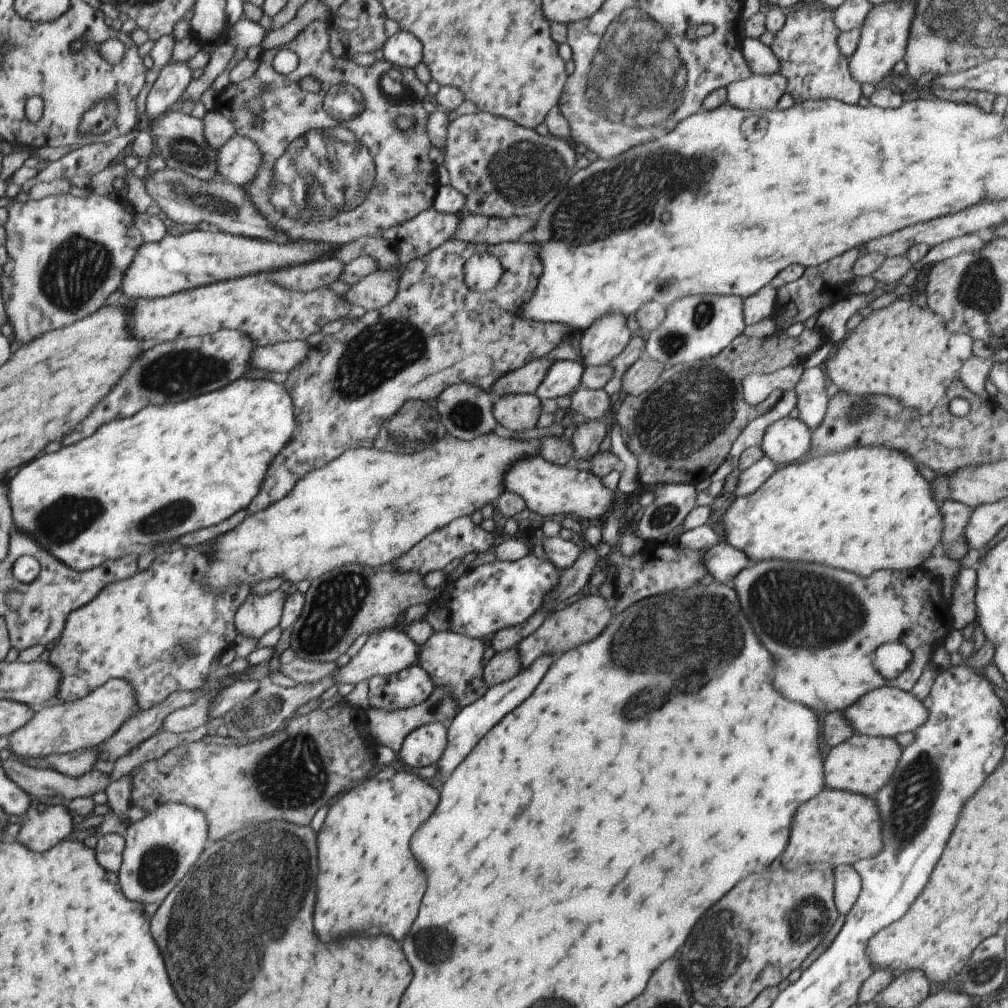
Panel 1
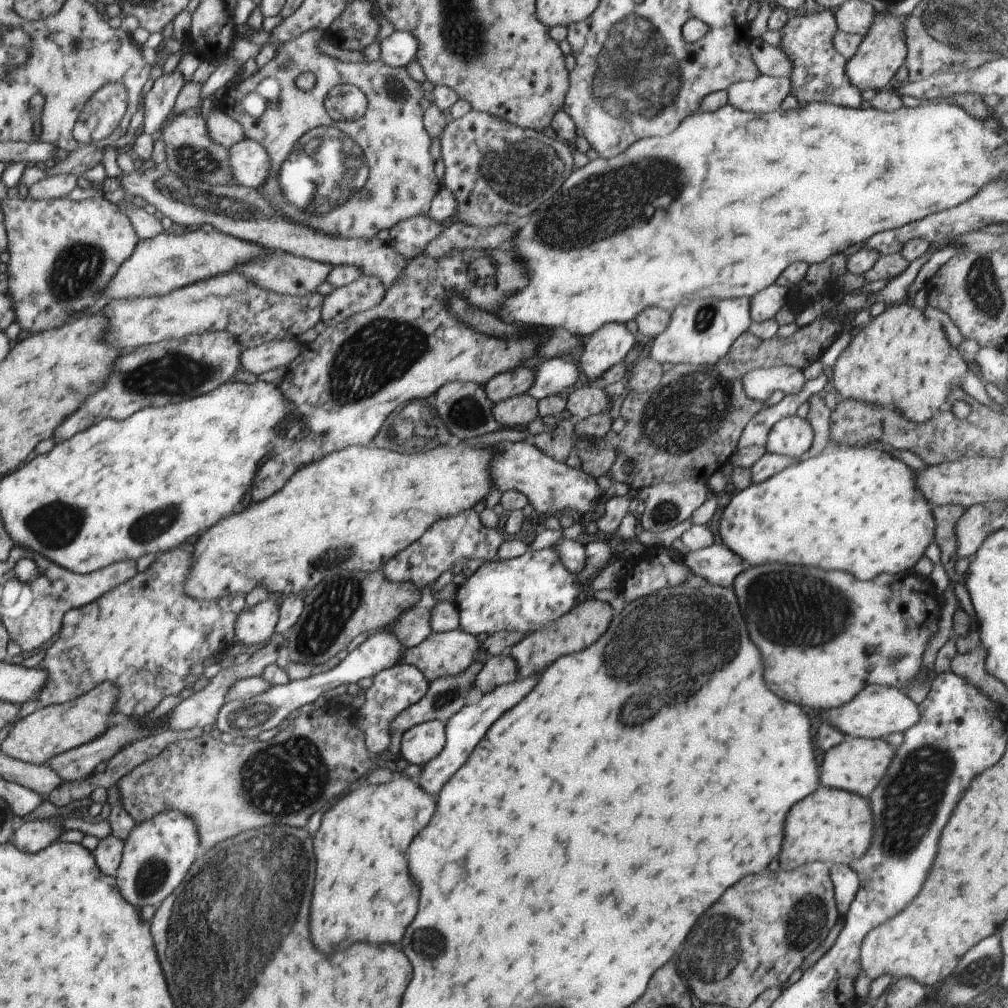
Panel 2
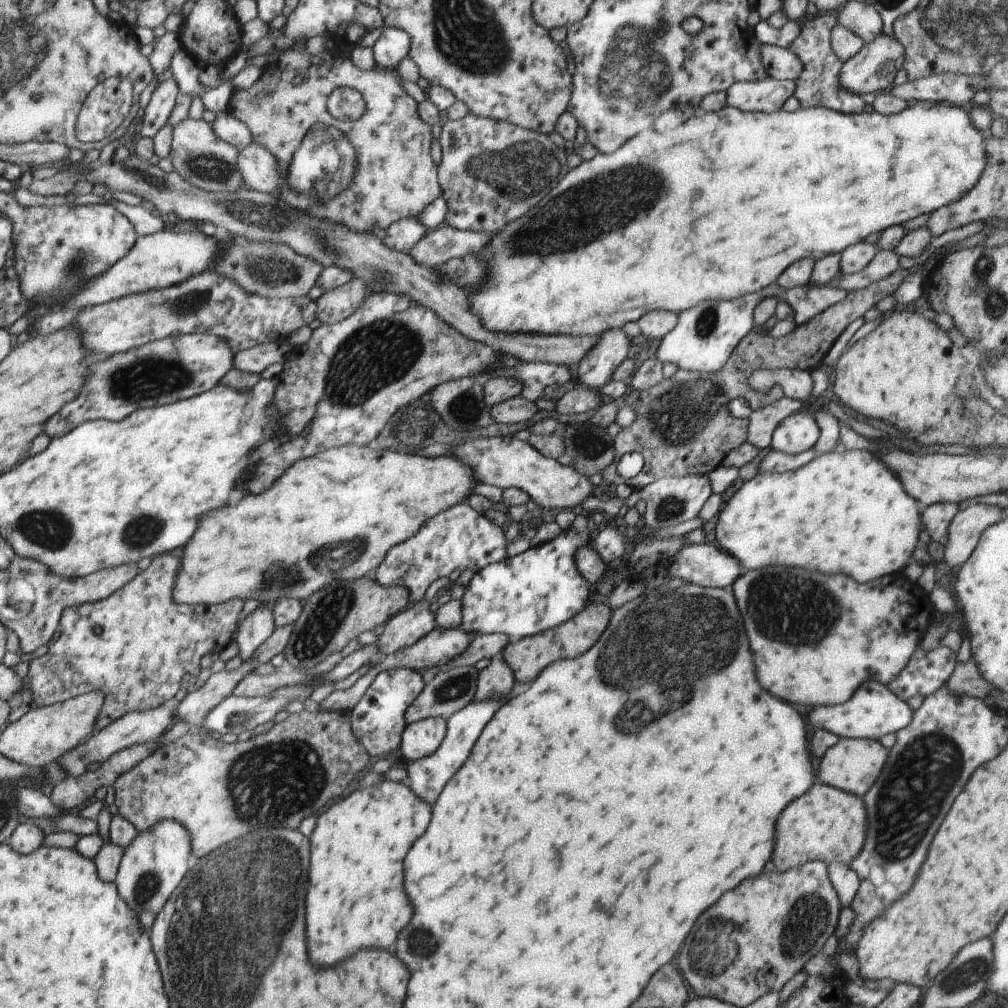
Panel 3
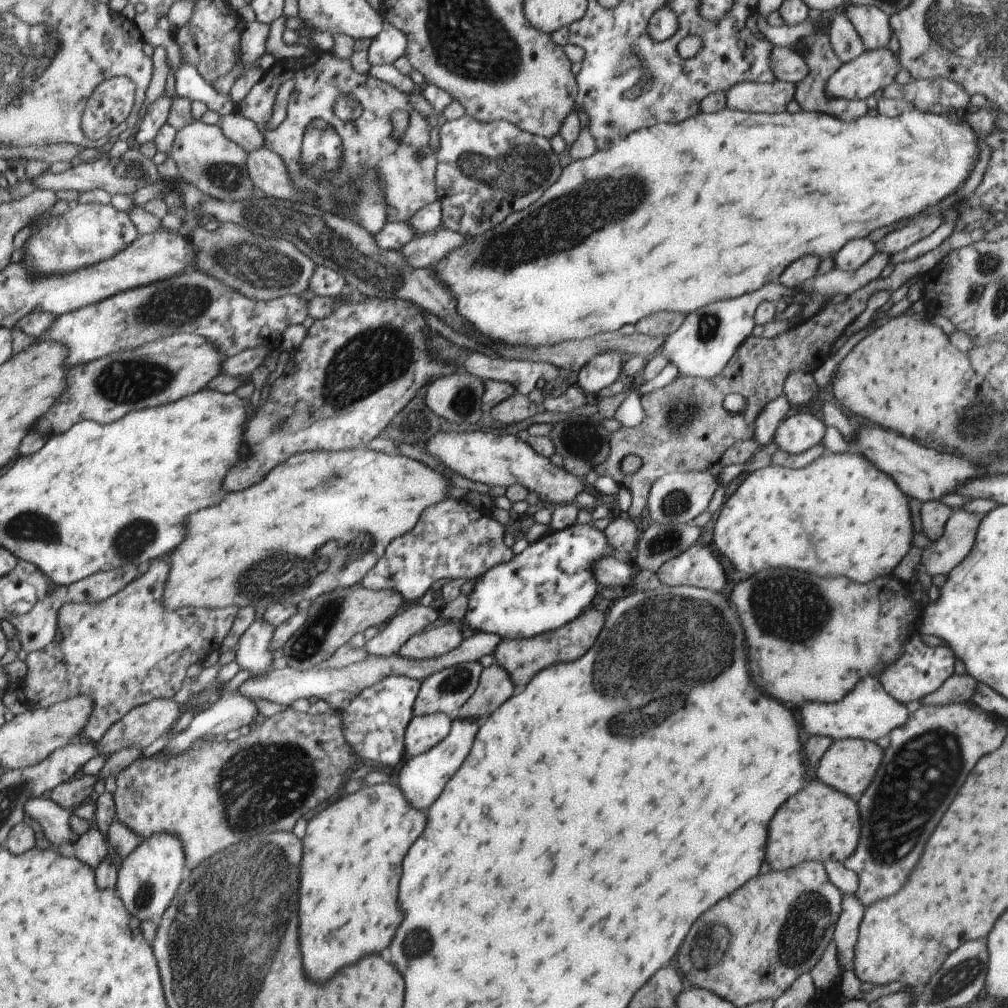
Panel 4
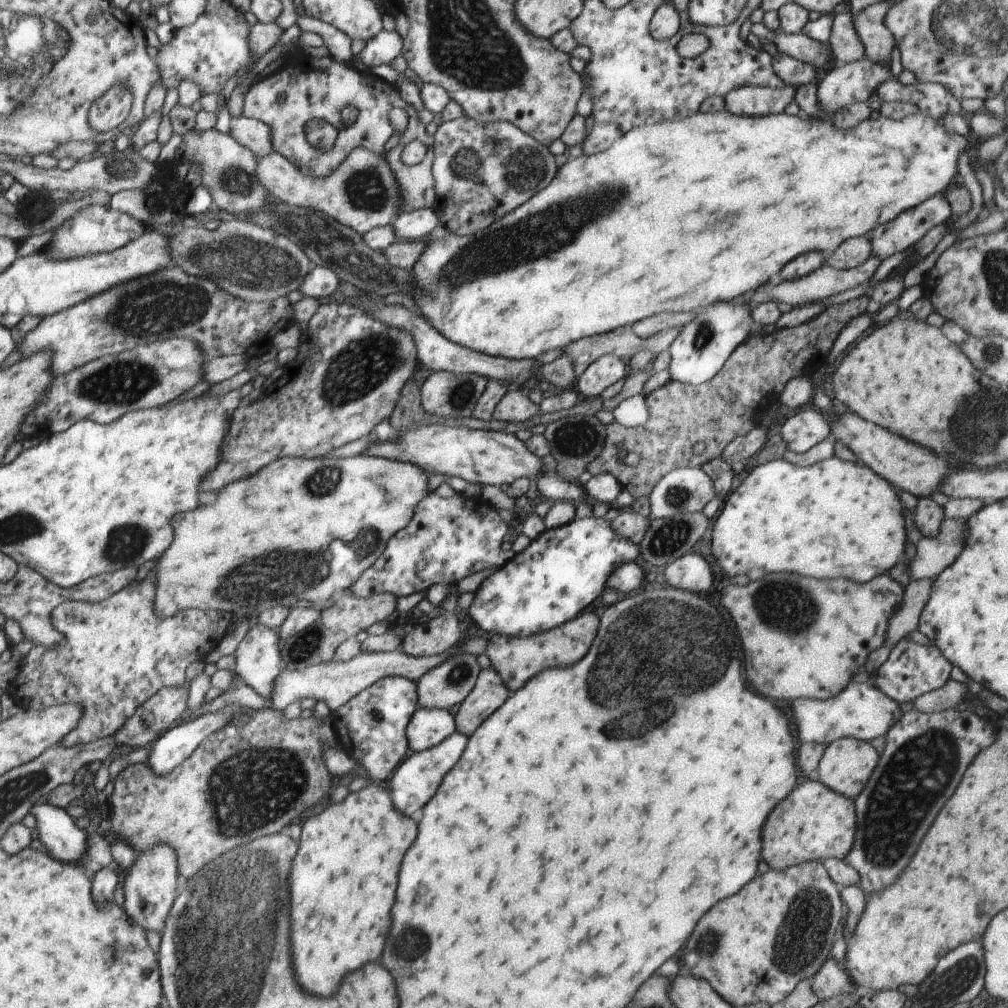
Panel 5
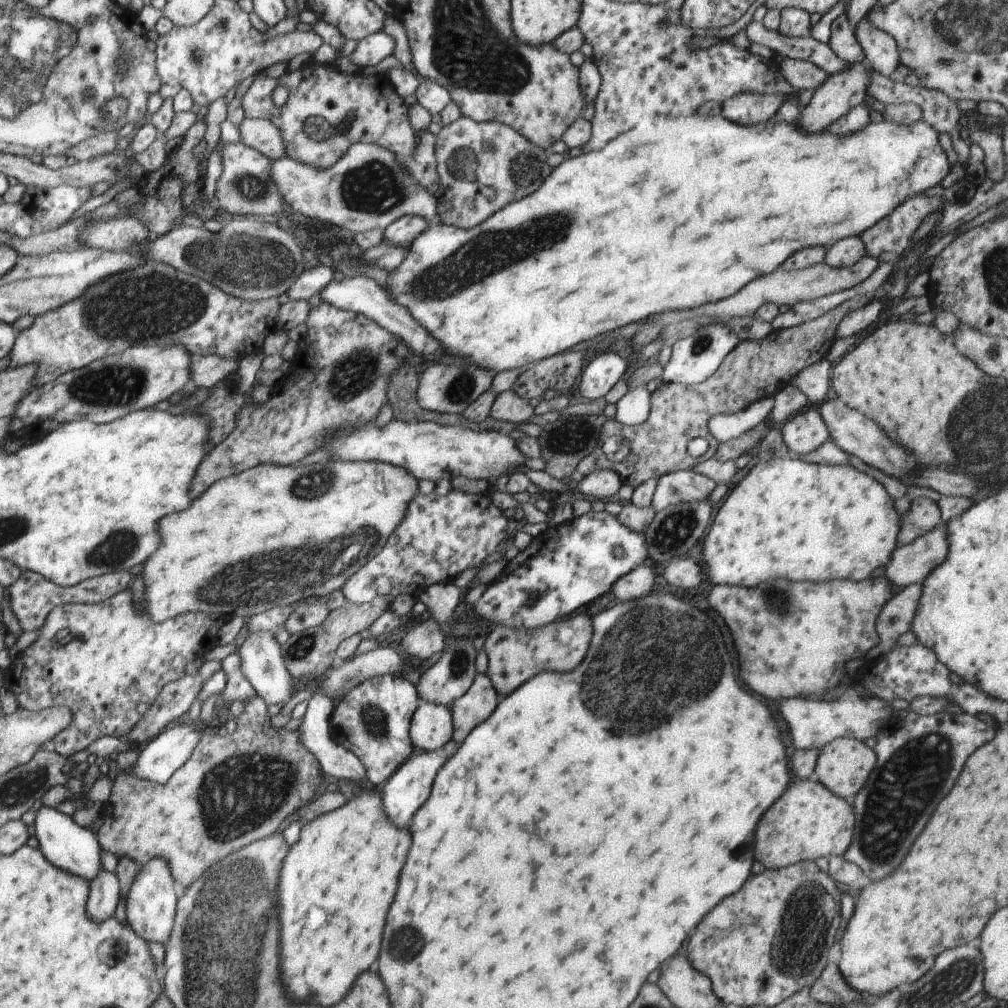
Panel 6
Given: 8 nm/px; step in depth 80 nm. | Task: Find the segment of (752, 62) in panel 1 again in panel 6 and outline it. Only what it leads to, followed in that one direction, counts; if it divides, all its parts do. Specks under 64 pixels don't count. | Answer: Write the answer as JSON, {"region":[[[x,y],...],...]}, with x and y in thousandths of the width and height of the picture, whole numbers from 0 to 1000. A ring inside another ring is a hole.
{"region":[[[778,58],[773,65],[776,67],[778,78],[790,91],[804,89],[808,92],[821,77],[815,67],[803,61]]]}

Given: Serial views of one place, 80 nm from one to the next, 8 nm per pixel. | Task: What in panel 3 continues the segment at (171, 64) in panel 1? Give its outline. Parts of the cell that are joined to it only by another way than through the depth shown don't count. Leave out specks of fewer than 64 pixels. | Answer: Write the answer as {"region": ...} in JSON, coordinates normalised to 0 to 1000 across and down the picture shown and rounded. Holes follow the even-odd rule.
{"region":[[[172,78],[162,79],[155,85],[149,102],[143,109],[142,124],[139,130],[141,137],[152,139],[157,129],[167,122],[177,93],[177,85]]]}

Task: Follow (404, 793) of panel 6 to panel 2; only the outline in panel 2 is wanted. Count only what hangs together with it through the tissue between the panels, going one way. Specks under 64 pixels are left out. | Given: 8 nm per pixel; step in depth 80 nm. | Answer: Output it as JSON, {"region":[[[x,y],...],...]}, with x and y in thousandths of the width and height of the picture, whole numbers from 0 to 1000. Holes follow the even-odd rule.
{"region":[[[538,667],[532,668],[526,672],[515,671],[510,677],[493,681],[490,685],[479,688],[478,692],[472,698],[460,699],[448,712],[445,712],[442,718],[442,734],[440,742],[437,745],[433,752],[424,756],[420,760],[419,769],[413,776],[425,788],[431,789],[438,784],[438,781],[448,768],[464,754],[466,748],[480,728],[484,726],[484,720],[488,720],[504,703],[513,699],[524,688],[532,681]]]}

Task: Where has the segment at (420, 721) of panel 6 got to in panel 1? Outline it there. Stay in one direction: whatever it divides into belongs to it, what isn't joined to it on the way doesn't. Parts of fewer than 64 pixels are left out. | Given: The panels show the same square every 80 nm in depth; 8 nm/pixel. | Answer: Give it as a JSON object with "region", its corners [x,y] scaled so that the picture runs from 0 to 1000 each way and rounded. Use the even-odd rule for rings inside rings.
{"region":[[[437,716],[409,724],[399,738],[397,751],[409,764],[429,760],[437,754],[443,740],[443,722]]]}

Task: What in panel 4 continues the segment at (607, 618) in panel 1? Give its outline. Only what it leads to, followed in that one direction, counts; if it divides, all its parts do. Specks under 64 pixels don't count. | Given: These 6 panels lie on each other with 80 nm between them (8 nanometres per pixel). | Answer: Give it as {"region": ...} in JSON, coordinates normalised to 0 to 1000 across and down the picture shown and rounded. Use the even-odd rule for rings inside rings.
{"region":[[[585,603],[568,614],[567,617],[528,633],[499,634],[490,645],[490,656],[498,661],[506,673],[506,677],[513,685],[522,682],[522,679],[532,672],[539,664],[553,658],[569,657],[571,653],[577,653],[583,645],[587,644],[591,633],[599,622],[601,607]]]}

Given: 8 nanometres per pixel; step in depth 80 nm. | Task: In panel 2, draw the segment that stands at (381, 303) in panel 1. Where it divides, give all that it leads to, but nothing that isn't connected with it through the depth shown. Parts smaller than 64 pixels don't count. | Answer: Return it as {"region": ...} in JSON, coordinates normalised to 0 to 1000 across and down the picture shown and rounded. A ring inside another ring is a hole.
{"region":[[[359,272],[359,274],[349,279],[346,283],[335,285],[326,293],[322,294],[318,315],[325,324],[333,323],[350,312],[375,304],[381,298],[384,288],[385,286],[381,284],[376,274]]]}

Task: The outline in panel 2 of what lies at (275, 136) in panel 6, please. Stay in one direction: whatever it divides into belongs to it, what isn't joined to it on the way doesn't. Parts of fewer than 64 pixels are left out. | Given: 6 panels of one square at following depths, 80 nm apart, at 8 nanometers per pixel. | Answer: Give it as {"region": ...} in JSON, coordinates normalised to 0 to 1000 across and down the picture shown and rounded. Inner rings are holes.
{"region":[[[211,107],[203,121],[206,135],[222,147],[227,148],[234,141],[245,138],[242,127],[234,119],[222,113],[219,107]]]}

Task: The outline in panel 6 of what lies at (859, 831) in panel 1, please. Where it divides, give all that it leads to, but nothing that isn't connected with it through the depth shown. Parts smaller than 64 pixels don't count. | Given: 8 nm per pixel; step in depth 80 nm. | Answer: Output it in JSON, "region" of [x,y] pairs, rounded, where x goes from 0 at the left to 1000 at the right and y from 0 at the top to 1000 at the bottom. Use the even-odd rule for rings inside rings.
{"region":[[[793,773],[756,810],[750,821],[750,853],[762,862],[774,862],[790,855],[808,854],[813,849],[835,849],[845,835],[850,813],[845,798],[822,786],[813,775]]]}

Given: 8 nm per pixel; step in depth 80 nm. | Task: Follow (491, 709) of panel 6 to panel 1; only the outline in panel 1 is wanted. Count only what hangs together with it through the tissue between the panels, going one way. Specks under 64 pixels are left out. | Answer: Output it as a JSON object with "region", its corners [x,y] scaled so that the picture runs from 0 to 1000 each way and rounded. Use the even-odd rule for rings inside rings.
{"region":[[[506,643],[492,650],[482,659],[478,667],[478,675],[483,684],[493,681],[512,669],[516,669],[518,660],[514,651],[514,643]]]}

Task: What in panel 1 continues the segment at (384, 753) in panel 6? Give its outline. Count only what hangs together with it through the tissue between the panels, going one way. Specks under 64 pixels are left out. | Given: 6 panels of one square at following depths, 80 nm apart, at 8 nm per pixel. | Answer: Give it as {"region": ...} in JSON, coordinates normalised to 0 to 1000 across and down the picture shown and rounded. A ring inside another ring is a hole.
{"region":[[[411,659],[395,669],[367,673],[365,683],[367,701],[391,706],[422,696],[431,687],[432,679],[416,660]]]}

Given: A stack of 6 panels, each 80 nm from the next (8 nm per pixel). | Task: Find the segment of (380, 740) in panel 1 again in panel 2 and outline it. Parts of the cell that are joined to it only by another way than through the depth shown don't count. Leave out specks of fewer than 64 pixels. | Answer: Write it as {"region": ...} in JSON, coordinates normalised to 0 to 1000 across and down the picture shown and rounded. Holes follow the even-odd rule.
{"region":[[[470,656],[460,667],[449,672],[438,672],[433,674],[431,677],[426,678],[425,687],[409,700],[406,700],[403,704],[400,704],[391,714],[388,716],[386,722],[388,738],[386,744],[390,748],[397,748],[398,746],[398,734],[400,728],[407,722],[425,715],[436,714],[441,717],[448,709],[451,709],[461,698],[464,688],[468,682],[470,682],[471,673],[475,669],[480,659],[475,656]]]}

